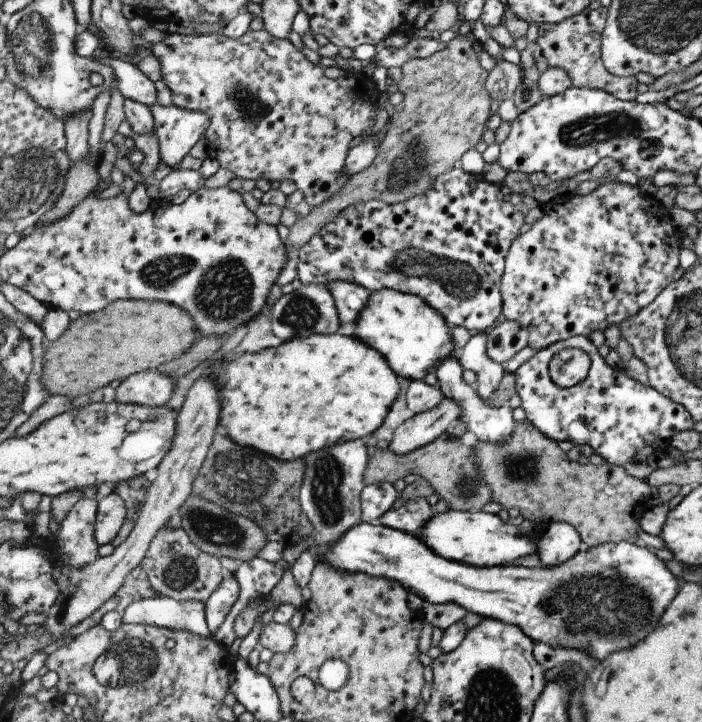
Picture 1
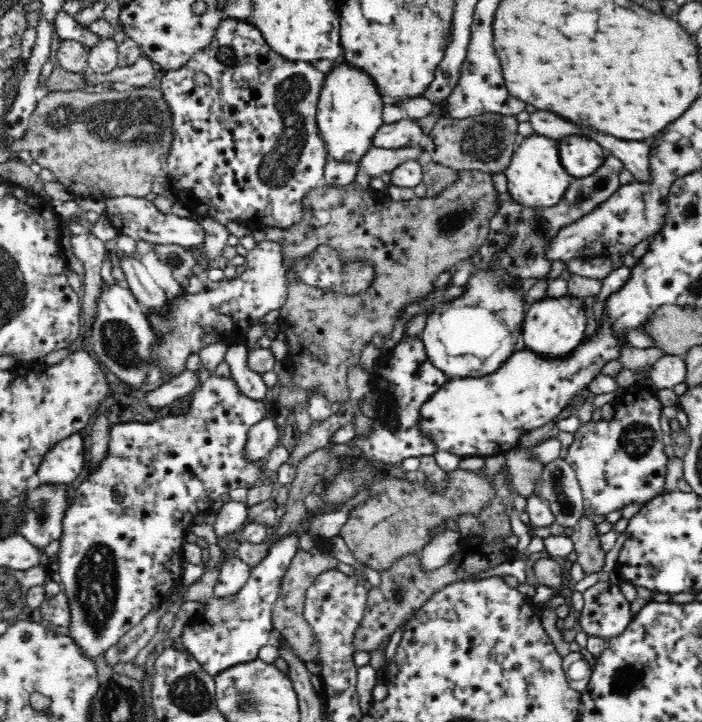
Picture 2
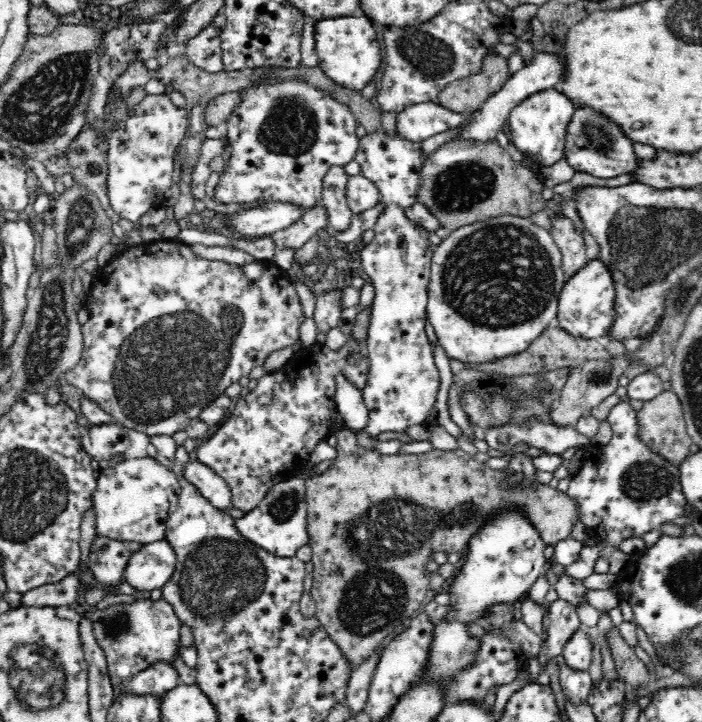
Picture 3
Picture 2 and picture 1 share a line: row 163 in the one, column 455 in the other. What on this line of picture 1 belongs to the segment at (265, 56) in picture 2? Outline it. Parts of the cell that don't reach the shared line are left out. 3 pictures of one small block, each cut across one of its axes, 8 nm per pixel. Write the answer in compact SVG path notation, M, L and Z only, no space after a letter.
M457 166L440 175L427 195L396 204L381 200L353 204L299 251L297 277L305 285L329 285L340 280L355 282L372 293L390 289L416 295L441 312L449 325L467 328L473 334L489 333L504 314L501 286L507 256L523 224L531 221L541 207L535 196L521 196L515 190L489 184L483 176L467 174Z

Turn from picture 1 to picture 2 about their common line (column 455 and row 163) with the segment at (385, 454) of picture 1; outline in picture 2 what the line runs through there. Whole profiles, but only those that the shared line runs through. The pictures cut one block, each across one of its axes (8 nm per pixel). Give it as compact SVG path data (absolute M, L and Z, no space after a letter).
M482 114L464 120L446 117L436 122L434 129L422 140L421 147L430 154L433 162L458 172L466 170L504 174L513 158L518 128L517 118L498 114Z

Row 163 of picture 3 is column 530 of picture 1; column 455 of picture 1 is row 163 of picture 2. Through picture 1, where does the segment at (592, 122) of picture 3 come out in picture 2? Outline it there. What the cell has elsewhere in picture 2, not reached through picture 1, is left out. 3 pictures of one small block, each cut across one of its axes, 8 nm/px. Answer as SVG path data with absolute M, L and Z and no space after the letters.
M566 136L558 140L559 156L572 179L592 176L604 163L606 151L596 140L584 136Z

